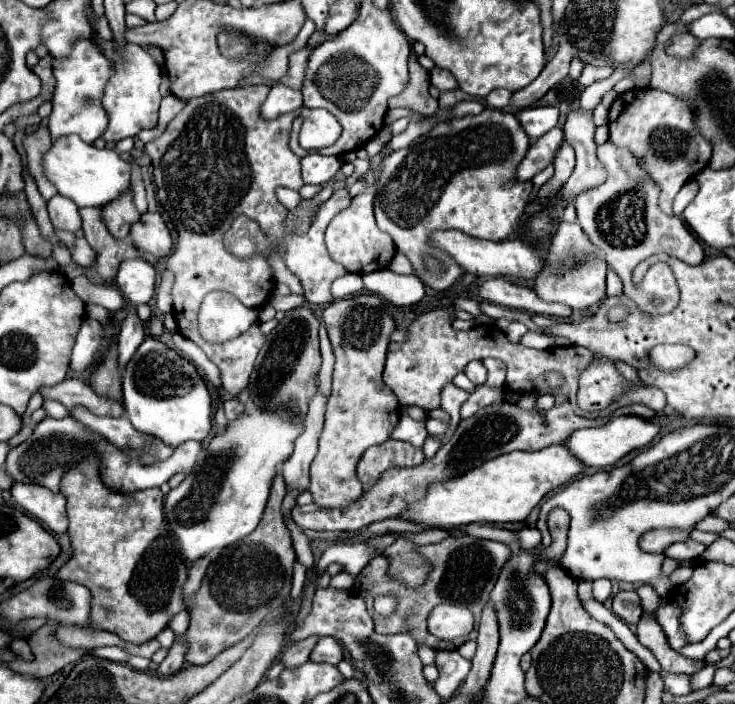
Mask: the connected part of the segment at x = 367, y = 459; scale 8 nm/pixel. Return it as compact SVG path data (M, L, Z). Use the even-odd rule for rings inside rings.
M386 440L384 444L370 446L362 454L356 466L356 474L364 490L368 490L388 468L410 468L422 462L424 454L420 448L414 448L412 444L406 444L402 440Z

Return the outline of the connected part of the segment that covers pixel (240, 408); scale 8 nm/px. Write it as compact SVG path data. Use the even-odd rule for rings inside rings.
M236 398L226 400L226 402L224 402L224 412L226 412L226 418L228 418L230 422L234 422L234 420L244 412L244 404L238 402Z

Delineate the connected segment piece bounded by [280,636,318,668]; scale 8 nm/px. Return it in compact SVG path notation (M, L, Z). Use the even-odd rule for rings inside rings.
M310 636L306 640L290 644L280 656L280 662L284 664L284 668L296 668L296 666L302 666L304 662L308 662L308 656L316 642L318 642L318 636Z

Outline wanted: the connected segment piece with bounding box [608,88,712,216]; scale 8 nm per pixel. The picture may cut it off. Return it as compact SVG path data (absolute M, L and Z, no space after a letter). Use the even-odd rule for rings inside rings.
M652 88L628 90L620 94L610 106L608 128L608 140L614 146L628 148L636 156L640 168L646 170L650 178L660 186L660 210L670 216L678 190L702 168L706 168L712 154L710 142L706 142L706 138L700 136L698 128L694 128L690 106L682 104L682 100L676 100L666 92Z

